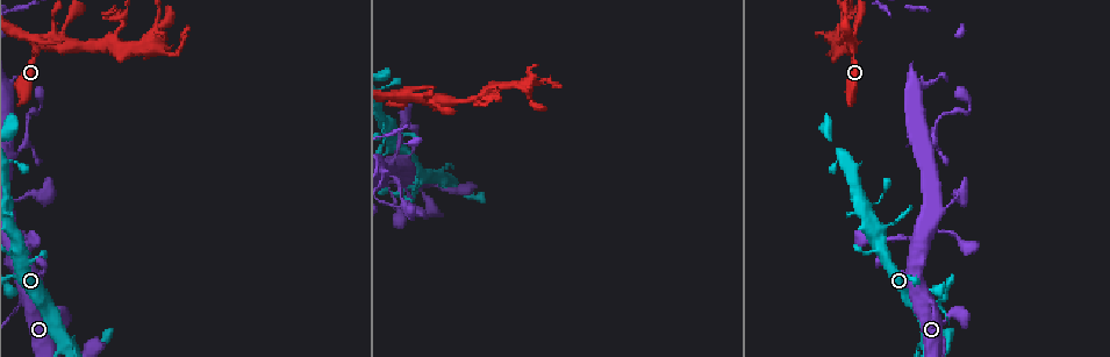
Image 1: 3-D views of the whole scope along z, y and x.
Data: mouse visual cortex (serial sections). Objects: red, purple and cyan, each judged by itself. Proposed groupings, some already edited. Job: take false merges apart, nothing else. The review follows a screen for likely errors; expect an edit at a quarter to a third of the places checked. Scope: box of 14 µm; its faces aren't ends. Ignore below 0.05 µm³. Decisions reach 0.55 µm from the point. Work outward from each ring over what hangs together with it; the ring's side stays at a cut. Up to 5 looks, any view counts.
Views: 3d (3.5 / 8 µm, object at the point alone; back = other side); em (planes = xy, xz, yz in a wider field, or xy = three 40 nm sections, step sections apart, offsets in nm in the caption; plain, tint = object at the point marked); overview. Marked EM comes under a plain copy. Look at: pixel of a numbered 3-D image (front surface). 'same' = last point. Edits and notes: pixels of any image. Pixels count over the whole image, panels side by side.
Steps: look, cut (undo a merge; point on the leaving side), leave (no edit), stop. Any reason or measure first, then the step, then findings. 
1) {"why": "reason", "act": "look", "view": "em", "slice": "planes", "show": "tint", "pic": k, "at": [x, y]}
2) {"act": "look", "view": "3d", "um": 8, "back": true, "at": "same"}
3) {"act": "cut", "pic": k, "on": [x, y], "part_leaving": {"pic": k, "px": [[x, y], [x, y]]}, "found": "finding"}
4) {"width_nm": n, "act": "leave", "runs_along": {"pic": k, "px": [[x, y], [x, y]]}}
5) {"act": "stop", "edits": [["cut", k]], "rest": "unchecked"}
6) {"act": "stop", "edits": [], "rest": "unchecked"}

{"why": "thin arm on a thick one", "act": "look", "view": "3d", "um": 8, "pic": 1, "at": [64, 349]}

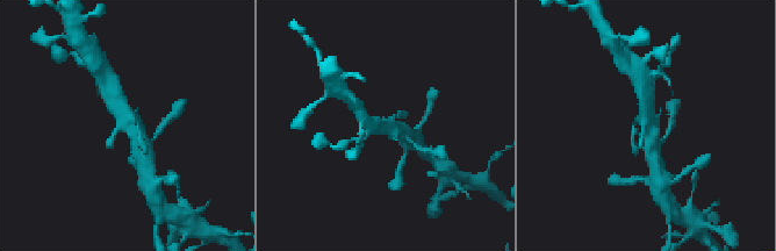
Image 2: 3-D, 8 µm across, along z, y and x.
{"act": "look", "view": "3d", "um": 3.5, "back": true, "pic": 2, "at": [122, 125]}

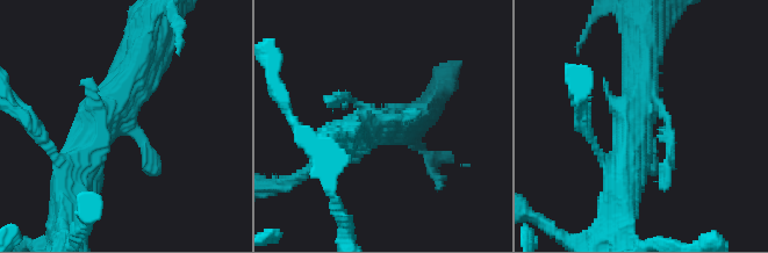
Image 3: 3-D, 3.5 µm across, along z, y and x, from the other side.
{"why": "shape alone is not enough", "act": "look", "view": "em", "slice": "xy", "step": 2, "show": "tint", "pic": 3, "at": [381, 120]}

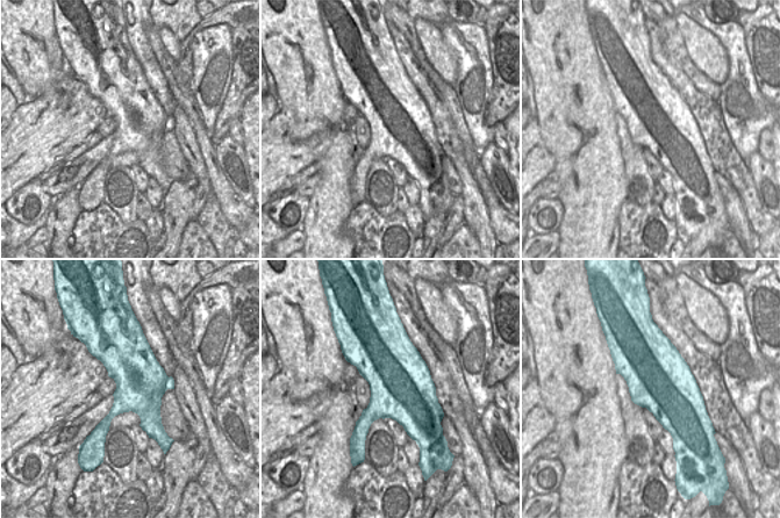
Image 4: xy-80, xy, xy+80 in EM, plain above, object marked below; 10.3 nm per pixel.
{"act": "leave", "runs_along": {"pic": 3, "px": [[145, 36], [142, 62], [73, 161]]}, "found": "one cell here"}

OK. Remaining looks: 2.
{"why": "sharp bend", "act": "look", "view": "3d", "um": 3.5, "pic": 1, "at": [849, 45]}

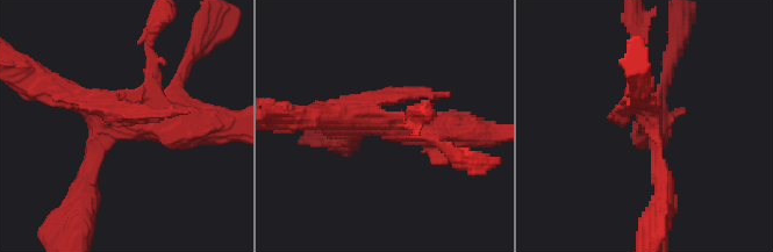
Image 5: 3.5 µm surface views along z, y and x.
{"act": "leave", "found": "one cell here"}

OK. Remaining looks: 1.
{"act": "stop", "edits": [], "rest": "unchecked"}

